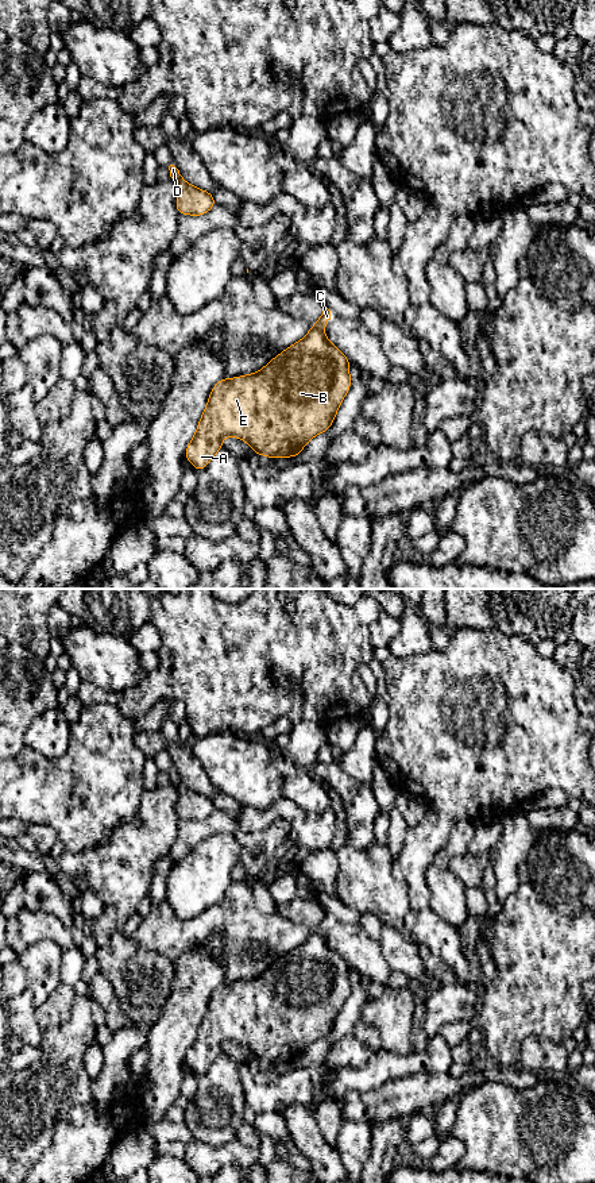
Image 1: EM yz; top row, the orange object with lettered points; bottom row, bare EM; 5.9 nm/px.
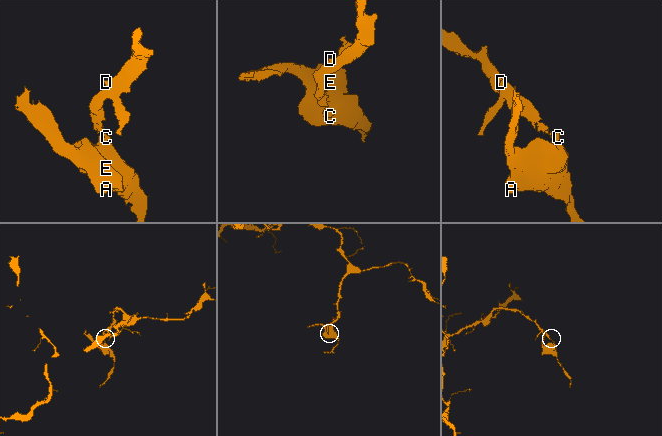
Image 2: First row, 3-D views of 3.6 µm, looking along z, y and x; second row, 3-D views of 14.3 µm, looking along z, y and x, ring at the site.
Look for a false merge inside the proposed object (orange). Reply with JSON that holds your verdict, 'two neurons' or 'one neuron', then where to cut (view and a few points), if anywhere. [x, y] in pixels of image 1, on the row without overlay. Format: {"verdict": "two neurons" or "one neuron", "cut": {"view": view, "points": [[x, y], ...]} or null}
{"verdict": "two neurons", "cut": {"view": "yz", "points": [[313, 931], [321, 936]]}}

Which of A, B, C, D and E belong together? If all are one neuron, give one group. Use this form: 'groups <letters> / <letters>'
groups A B E / C D

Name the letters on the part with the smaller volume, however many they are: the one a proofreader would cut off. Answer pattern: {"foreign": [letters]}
{"foreign": ["A", "B", "E"]}

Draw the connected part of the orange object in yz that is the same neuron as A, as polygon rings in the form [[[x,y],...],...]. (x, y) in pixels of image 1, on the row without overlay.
[[[312,932],[305,943],[259,976],[232,984],[224,982],[213,991],[185,1063],[202,1076],[216,1057],[224,1053],[221,1045],[225,1041],[244,1045],[255,1060],[298,1063],[310,1044],[332,1032],[349,994],[349,964],[321,935]]]

